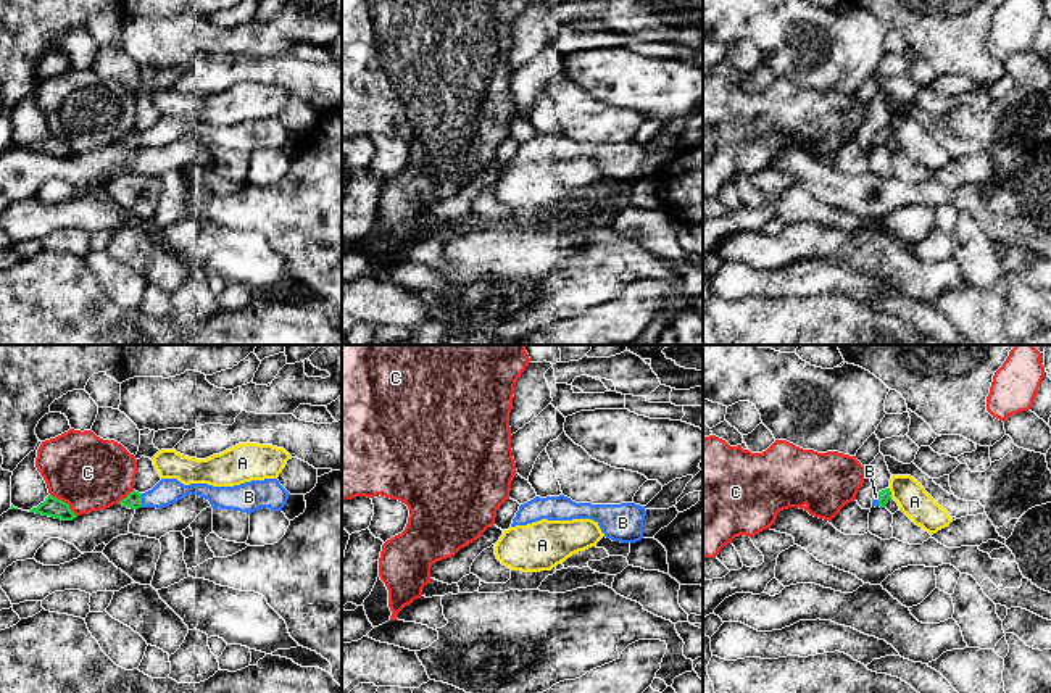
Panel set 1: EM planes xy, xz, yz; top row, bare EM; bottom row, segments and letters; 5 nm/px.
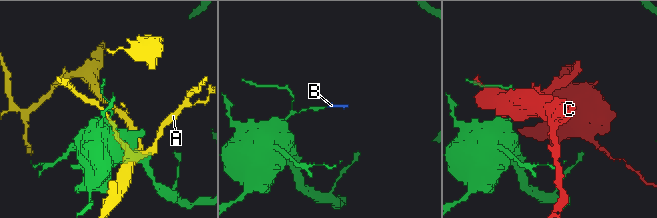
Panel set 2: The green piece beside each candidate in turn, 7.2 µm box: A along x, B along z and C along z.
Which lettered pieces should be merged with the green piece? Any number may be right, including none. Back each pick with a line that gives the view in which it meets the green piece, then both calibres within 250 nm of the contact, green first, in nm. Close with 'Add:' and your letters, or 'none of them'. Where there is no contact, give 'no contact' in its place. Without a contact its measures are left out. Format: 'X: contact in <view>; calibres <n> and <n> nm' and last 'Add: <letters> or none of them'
B: contact in xy; calibres 80 and 130 nm
Add: B

